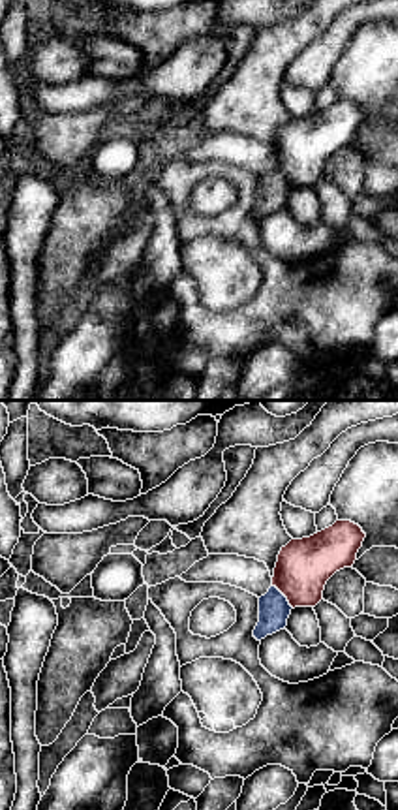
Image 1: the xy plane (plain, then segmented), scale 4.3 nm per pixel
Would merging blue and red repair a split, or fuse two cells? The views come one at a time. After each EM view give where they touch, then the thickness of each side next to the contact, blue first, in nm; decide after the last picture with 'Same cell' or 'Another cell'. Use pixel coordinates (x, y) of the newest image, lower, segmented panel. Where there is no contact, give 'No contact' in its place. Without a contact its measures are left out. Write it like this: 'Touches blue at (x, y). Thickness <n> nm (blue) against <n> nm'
Touches blue at (284, 596). Thickness 140 nm (blue) against 240 nm

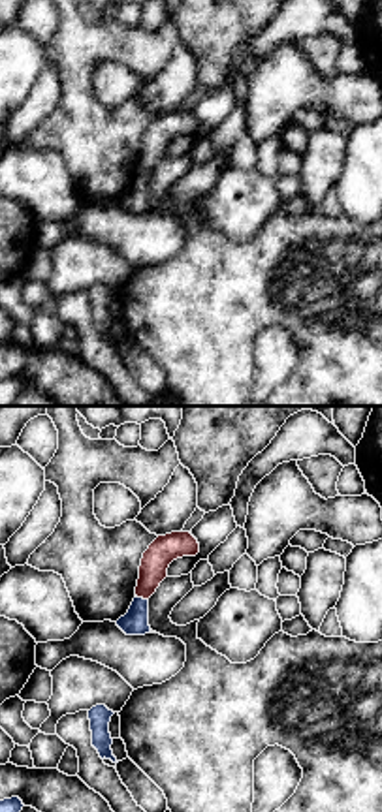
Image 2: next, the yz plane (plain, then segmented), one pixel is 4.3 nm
Touches blue at (142, 598). Thickness 110 nm (blue) against 120 nm

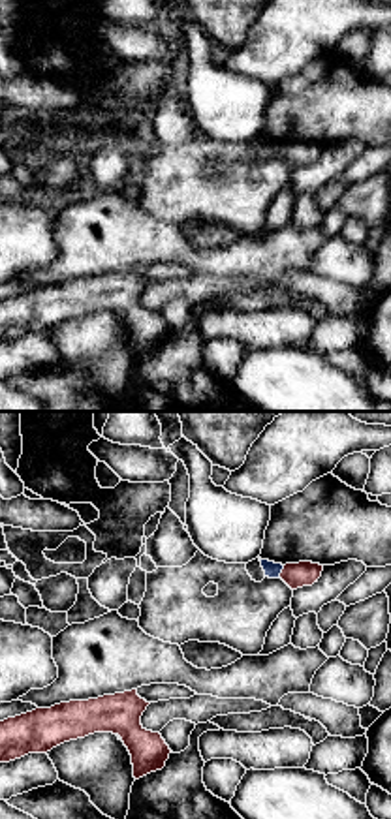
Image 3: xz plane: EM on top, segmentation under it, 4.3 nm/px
Touches blue at (281, 571). Thickness 70 nm (blue) against 110 nm

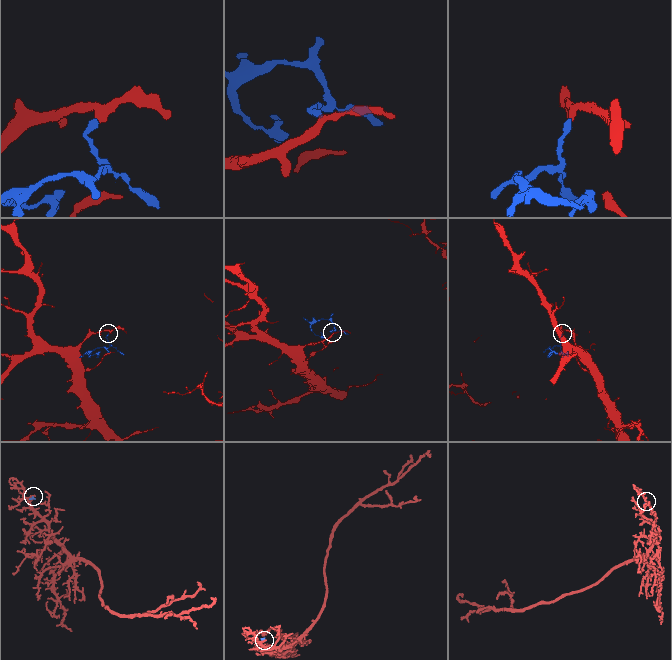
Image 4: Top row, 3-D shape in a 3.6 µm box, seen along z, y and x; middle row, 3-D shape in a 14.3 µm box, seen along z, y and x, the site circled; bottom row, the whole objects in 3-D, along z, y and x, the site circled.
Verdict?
Another cell

